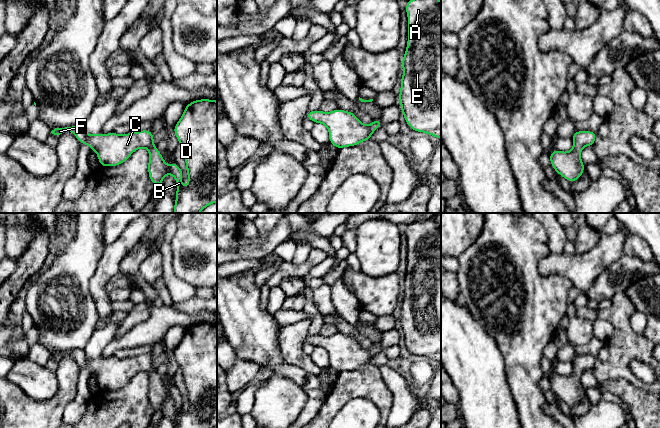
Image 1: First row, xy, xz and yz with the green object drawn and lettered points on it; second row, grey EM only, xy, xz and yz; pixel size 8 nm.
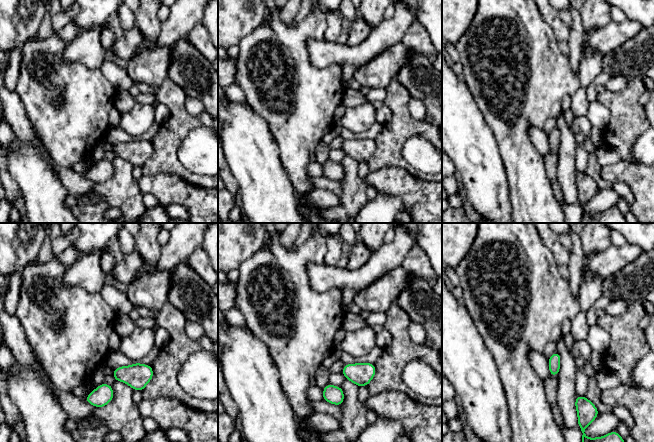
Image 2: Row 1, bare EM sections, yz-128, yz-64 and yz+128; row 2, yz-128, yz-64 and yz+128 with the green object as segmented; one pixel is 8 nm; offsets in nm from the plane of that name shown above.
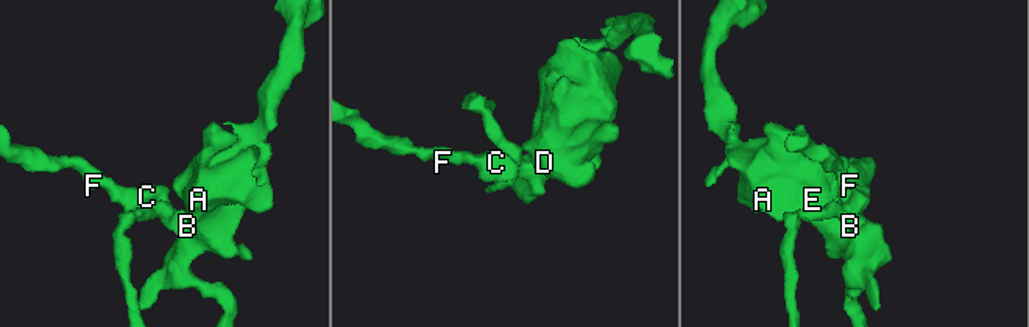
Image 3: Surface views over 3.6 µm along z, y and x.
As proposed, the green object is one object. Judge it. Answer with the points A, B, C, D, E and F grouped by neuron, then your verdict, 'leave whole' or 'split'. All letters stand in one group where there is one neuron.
A B C D E F; leave whole

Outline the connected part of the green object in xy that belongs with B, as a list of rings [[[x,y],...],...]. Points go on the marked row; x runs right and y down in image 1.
[[[200,99],[186,105],[174,133],[182,146],[189,176],[188,185],[182,187],[182,171],[173,162],[167,165],[154,146],[154,135],[150,130],[118,135],[89,135],[83,125],[55,128],[51,131],[60,135],[72,132],[80,144],[88,144],[95,150],[101,166],[117,166],[125,162],[140,148],[149,150],[148,173],[155,186],[160,187],[167,174],[174,176],[177,183],[174,213],[199,213],[217,202],[217,101]]]

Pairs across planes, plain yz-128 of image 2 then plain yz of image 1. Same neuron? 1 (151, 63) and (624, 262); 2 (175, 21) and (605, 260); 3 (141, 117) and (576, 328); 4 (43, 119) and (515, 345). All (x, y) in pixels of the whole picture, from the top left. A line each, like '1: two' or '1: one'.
1: one
2: one
3: one
4: one

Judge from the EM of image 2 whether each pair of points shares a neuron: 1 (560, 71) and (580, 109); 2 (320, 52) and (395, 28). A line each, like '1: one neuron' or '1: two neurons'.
1: two neurons
2: one neuron

